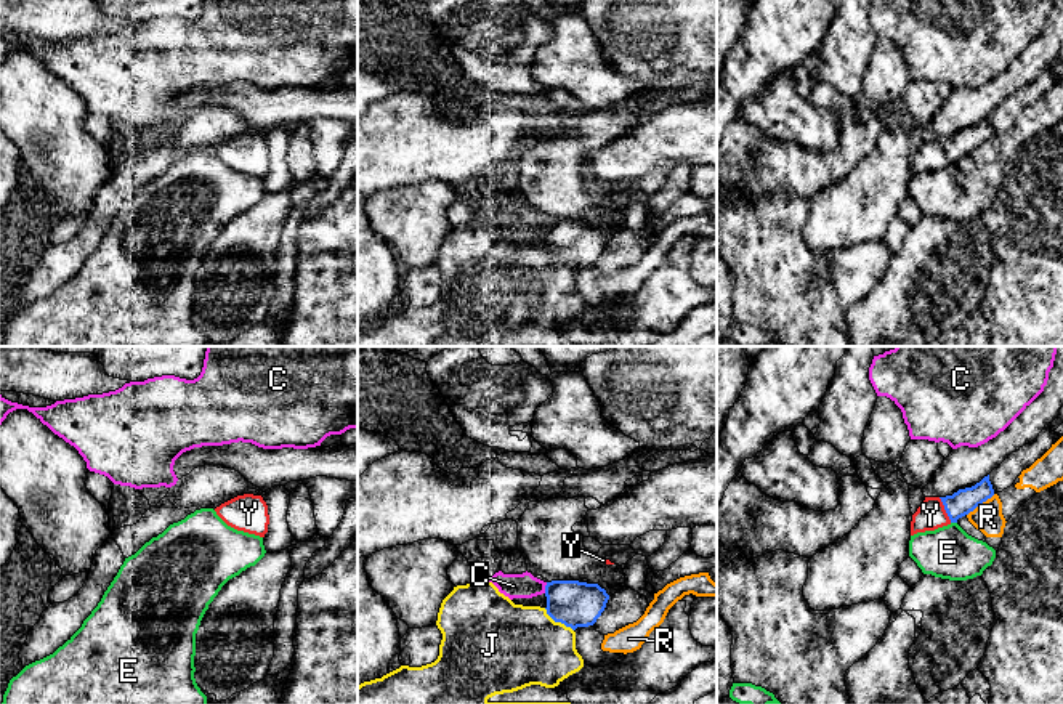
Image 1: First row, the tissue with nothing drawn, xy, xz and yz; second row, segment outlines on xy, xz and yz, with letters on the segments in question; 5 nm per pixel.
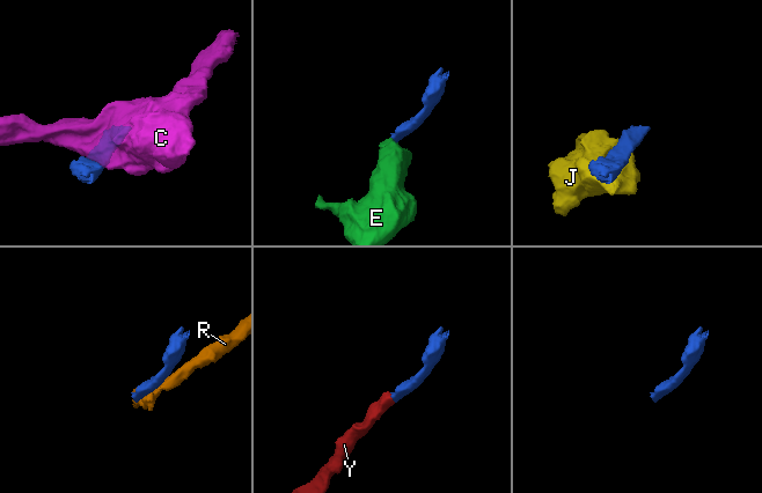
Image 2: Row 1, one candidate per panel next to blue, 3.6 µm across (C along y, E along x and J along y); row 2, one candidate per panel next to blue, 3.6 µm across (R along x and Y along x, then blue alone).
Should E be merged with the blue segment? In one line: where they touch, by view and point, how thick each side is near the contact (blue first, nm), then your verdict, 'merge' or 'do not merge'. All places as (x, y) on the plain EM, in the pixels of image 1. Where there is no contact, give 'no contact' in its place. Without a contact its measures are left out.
contact yz (954, 162); calibres 120 and 260 nm; do not merge

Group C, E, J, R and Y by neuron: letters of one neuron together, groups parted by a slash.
C / E R / J / Y

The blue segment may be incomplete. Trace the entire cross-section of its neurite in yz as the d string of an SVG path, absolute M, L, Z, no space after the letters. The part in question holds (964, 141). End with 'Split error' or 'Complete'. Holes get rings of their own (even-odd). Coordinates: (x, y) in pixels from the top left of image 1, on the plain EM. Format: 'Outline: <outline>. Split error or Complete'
Outline: M989 115L972 128L959 130L946 138L925 138L912 156L911 176L957 164L959 159L973 152L994 136Z. Split error

